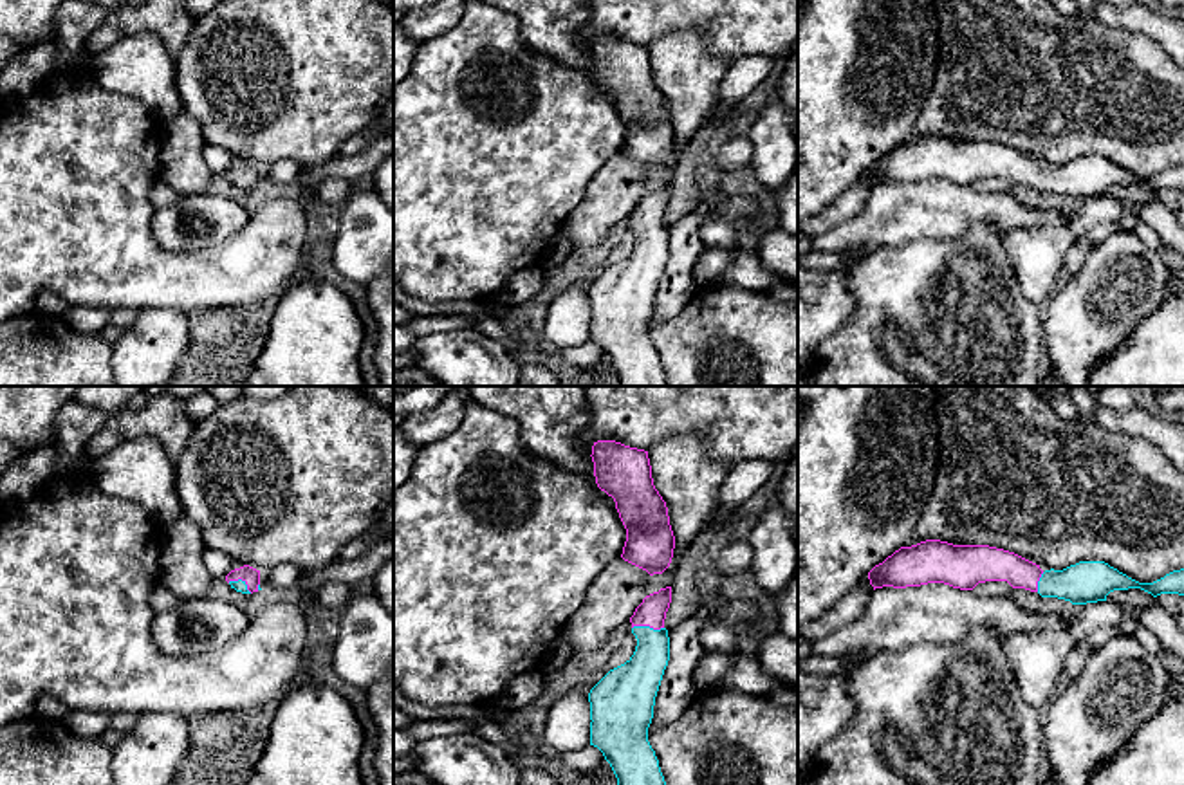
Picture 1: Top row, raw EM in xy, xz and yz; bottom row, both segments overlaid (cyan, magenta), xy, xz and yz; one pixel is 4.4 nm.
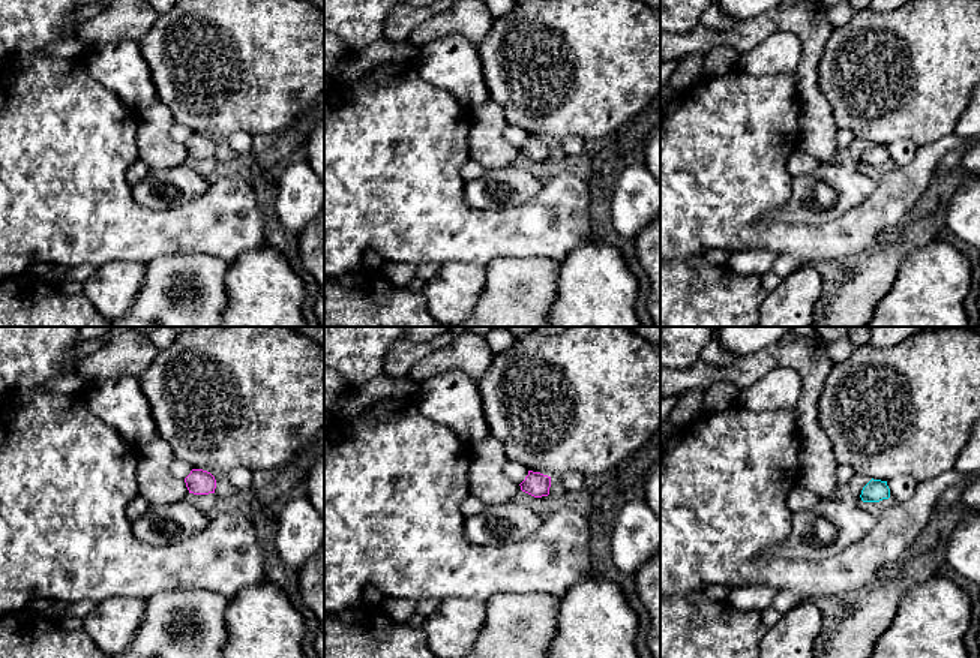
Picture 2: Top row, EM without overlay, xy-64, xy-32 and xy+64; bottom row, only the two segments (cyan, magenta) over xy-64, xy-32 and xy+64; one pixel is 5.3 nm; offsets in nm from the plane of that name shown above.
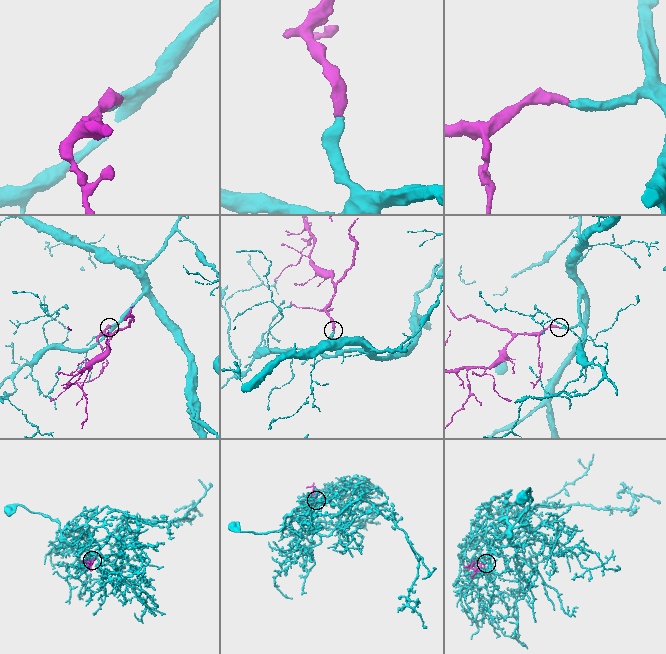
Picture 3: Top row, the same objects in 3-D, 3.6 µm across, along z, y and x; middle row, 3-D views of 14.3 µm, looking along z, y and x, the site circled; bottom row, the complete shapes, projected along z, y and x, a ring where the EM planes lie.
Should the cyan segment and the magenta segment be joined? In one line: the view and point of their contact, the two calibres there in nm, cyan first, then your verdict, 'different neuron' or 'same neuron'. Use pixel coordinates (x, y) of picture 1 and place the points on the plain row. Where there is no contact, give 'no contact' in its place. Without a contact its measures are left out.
xz (647, 222) | 200/130 nm | same neuron

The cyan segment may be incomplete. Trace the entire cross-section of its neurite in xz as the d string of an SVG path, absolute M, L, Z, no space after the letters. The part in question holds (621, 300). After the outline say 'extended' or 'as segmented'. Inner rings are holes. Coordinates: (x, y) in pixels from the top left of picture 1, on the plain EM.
M671 182L643 195L630 213L637 235L634 251L610 265L588 289L590 341L610 359L615 386L666 386L655 346L648 337L655 292L670 256L664 224Z | extended

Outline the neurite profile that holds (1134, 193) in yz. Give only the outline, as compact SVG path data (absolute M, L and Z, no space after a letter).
M1128 184L1110 188L1106 197L1112 197L1128 206L1146 206L1153 200L1153 191L1141 184Z

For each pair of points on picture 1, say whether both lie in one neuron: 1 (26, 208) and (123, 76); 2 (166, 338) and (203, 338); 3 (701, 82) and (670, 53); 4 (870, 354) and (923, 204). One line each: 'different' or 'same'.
1: different
2: different
3: same
4: different

